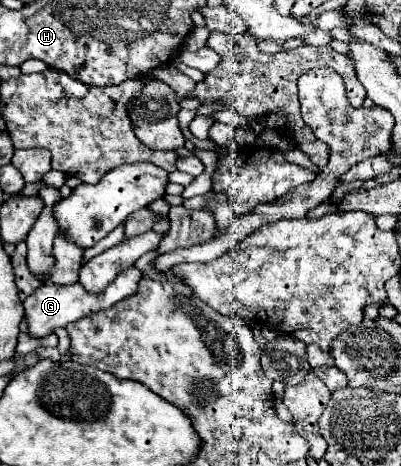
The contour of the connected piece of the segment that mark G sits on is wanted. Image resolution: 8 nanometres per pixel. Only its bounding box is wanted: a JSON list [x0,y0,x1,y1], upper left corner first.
[26,267,144,337]

